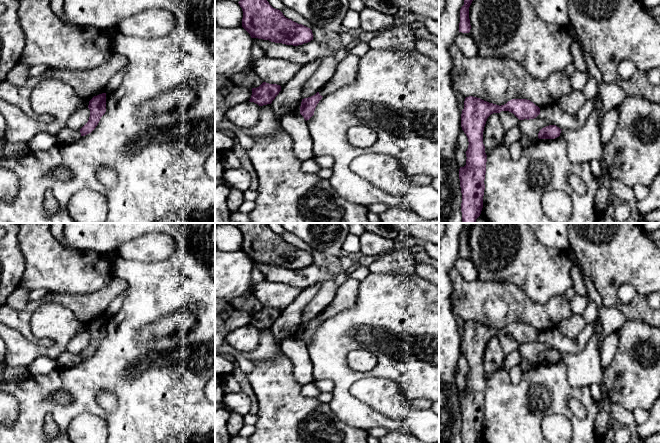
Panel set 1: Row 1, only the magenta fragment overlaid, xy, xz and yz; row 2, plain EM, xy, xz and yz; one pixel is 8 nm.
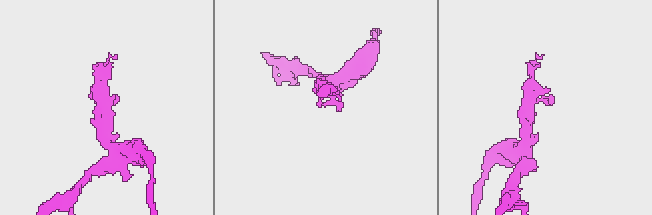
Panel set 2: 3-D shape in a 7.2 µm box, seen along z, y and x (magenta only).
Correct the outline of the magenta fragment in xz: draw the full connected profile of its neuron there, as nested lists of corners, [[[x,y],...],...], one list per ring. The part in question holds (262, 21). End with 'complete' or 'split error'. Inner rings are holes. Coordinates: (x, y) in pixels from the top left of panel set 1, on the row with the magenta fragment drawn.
[[[240,0],[242,27],[251,38],[298,46],[313,40],[312,30],[286,18],[267,0]]]; complete

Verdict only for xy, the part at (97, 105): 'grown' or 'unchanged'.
unchanged

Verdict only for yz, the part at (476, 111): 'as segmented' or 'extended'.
as segmented

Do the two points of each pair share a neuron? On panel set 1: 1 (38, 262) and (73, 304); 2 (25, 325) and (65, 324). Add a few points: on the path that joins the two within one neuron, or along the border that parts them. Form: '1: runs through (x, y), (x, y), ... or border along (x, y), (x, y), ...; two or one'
1: border along (49, 291), (65, 294), (87, 294); two
2: border along (10, 326), (17, 329), (29, 340), (42, 346); two

